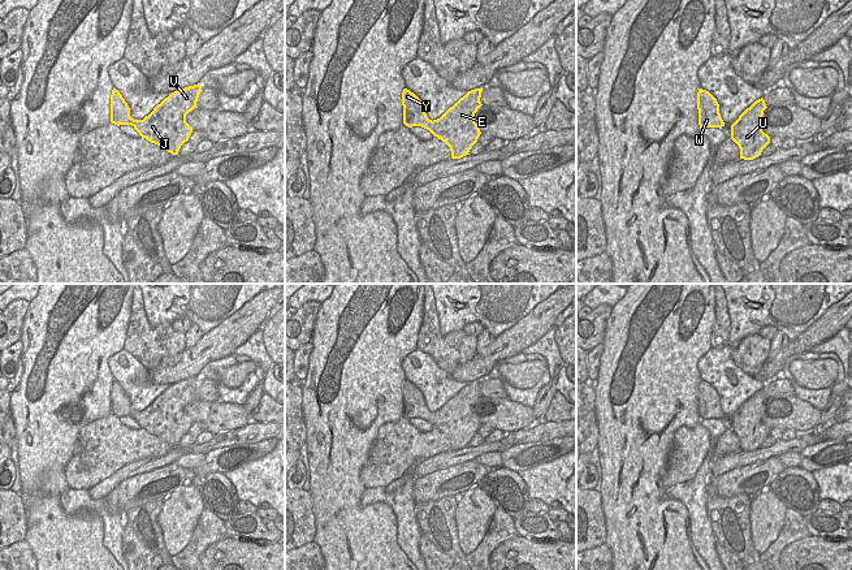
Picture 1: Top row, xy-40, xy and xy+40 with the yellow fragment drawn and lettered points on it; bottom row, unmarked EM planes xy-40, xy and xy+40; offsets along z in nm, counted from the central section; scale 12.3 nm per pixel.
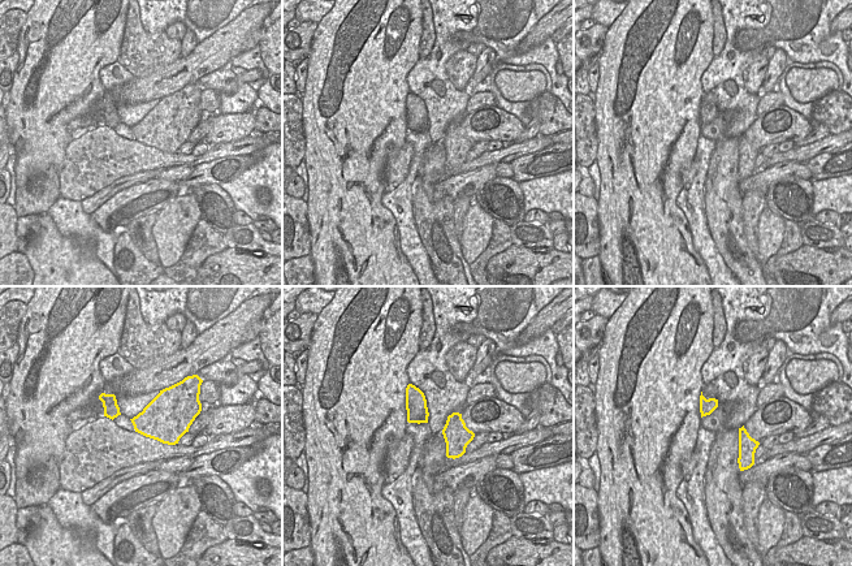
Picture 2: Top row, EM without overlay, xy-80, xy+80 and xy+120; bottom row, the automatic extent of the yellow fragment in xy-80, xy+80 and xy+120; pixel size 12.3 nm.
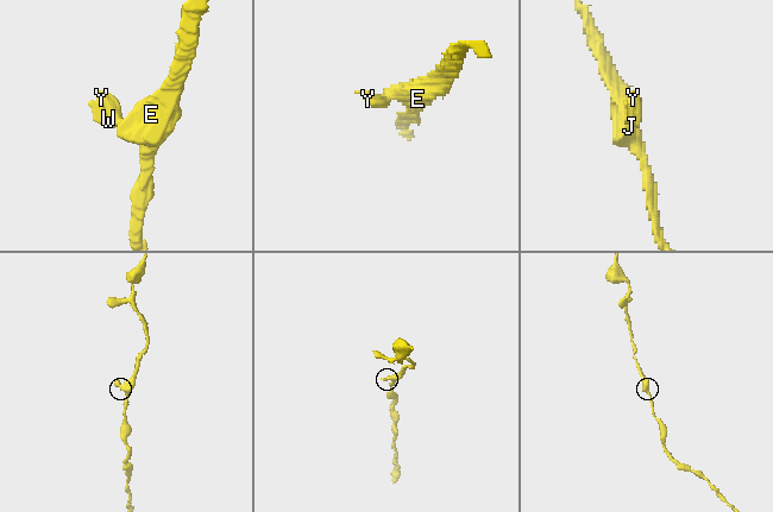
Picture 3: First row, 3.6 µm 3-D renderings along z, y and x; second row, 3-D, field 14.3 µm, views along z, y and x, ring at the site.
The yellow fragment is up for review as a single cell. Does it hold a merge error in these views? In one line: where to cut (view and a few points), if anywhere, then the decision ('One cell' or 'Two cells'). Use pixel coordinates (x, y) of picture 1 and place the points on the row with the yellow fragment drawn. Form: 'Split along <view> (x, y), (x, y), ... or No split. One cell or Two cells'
Split along xy (431, 120), (426, 128). Two cells

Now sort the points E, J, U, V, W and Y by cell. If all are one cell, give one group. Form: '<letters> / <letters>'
E J U V / W Y

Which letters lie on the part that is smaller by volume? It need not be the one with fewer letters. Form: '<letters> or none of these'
W, Y

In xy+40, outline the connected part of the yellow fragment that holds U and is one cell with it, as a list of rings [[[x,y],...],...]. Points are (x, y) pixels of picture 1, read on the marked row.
[[[761,98],[747,108],[731,125],[731,139],[740,148],[740,159],[753,160],[770,143],[770,137],[762,131],[762,116],[766,109]]]

